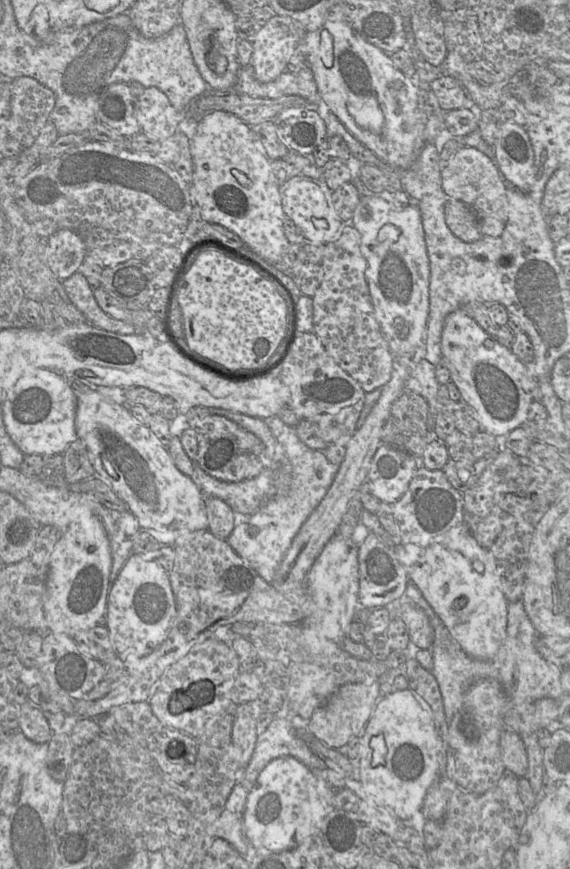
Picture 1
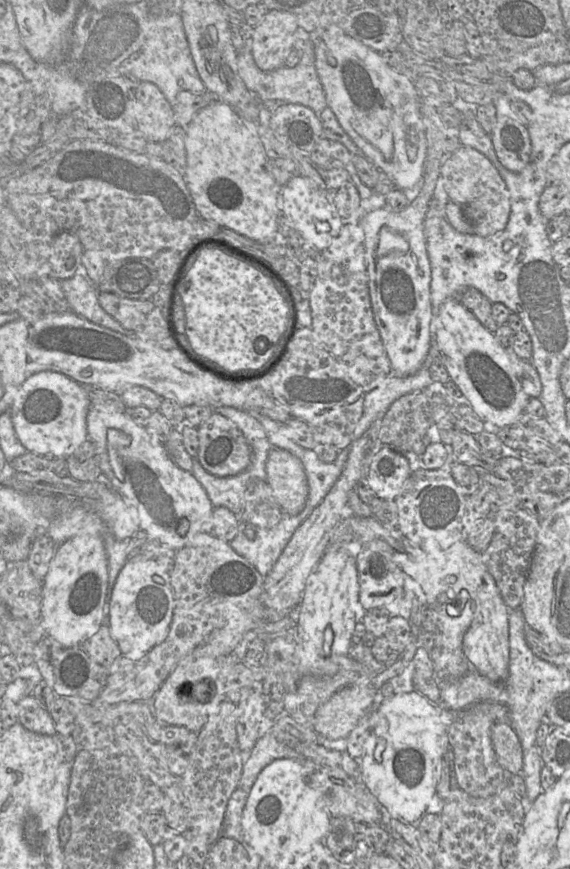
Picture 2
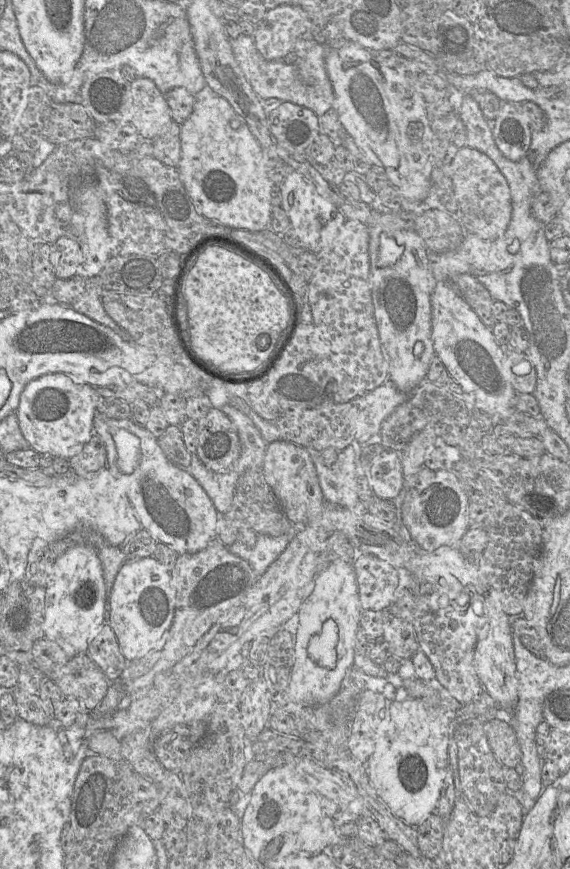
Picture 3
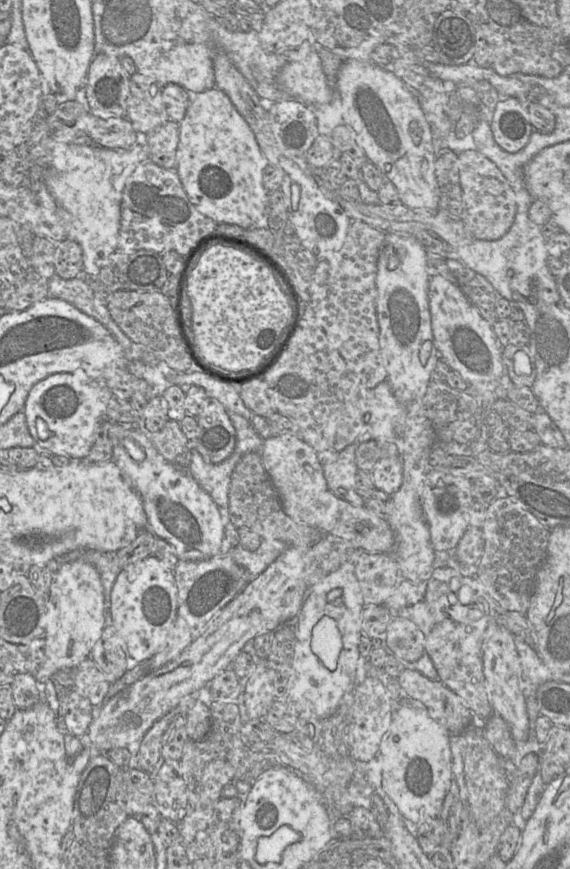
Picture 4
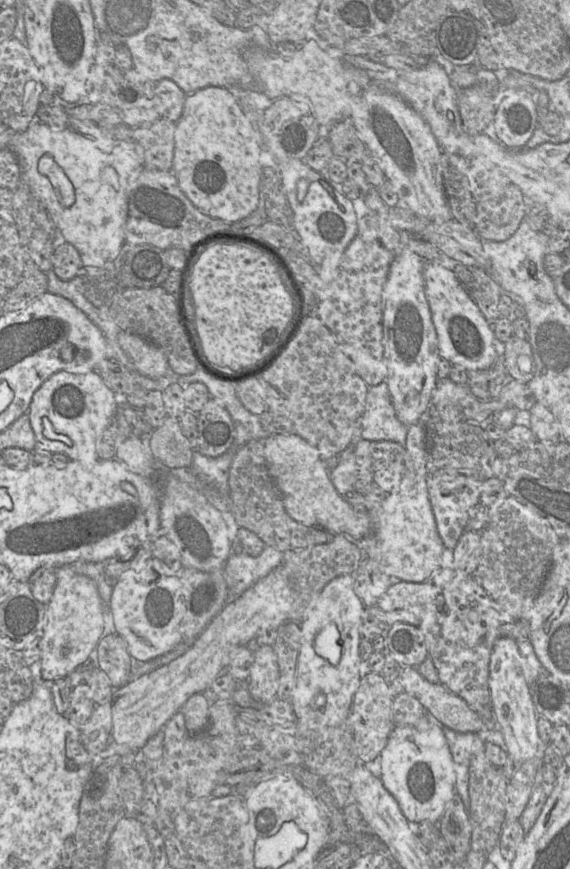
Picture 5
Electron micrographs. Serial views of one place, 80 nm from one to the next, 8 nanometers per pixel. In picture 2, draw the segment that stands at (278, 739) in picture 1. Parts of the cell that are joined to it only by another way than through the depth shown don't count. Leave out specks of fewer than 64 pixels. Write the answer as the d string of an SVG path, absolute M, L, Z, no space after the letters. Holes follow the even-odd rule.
M271 731L267 732L257 740L249 754L246 754L239 787L248 791L263 768L274 760L282 758L300 759L300 755L287 744L279 741Z

